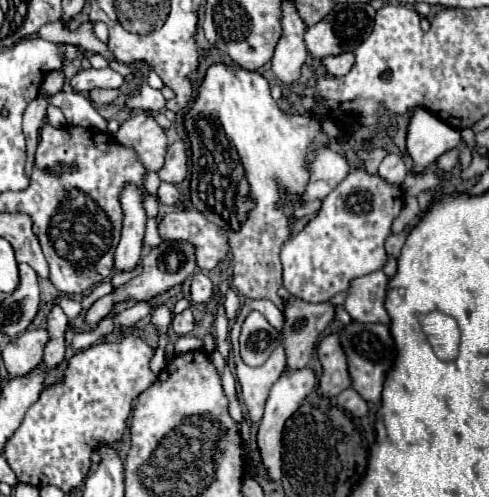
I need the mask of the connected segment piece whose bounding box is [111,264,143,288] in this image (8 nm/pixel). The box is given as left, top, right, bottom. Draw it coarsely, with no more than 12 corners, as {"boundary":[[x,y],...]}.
{"boundary":[[139,264],[131,272],[117,272],[111,280],[114,287],[124,285],[143,271]]}

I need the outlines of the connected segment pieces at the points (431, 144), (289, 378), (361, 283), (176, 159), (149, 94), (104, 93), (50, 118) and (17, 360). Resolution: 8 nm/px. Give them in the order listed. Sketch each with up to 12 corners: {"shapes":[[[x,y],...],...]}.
{"shapes":[[[425,108],[409,120],[415,172],[461,142],[459,130]],[[309,366],[285,368],[269,392],[257,444],[281,478],[283,424],[315,390]],[[375,271],[351,282],[345,310],[357,322],[389,324],[389,276]],[[177,140],[167,150],[159,178],[179,184],[187,176],[187,144]],[[143,86],[129,98],[129,108],[159,112],[165,108],[161,90]],[[89,90],[89,100],[95,104],[111,104],[119,90]],[[55,106],[47,108],[47,122],[55,128],[66,125],[62,111]],[[47,328],[25,330],[3,348],[11,376],[43,360]]]}

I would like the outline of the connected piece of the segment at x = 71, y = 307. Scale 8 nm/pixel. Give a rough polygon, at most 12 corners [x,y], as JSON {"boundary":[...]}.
{"boundary":[[65,295],[59,305],[69,319],[84,312],[80,302]]}

